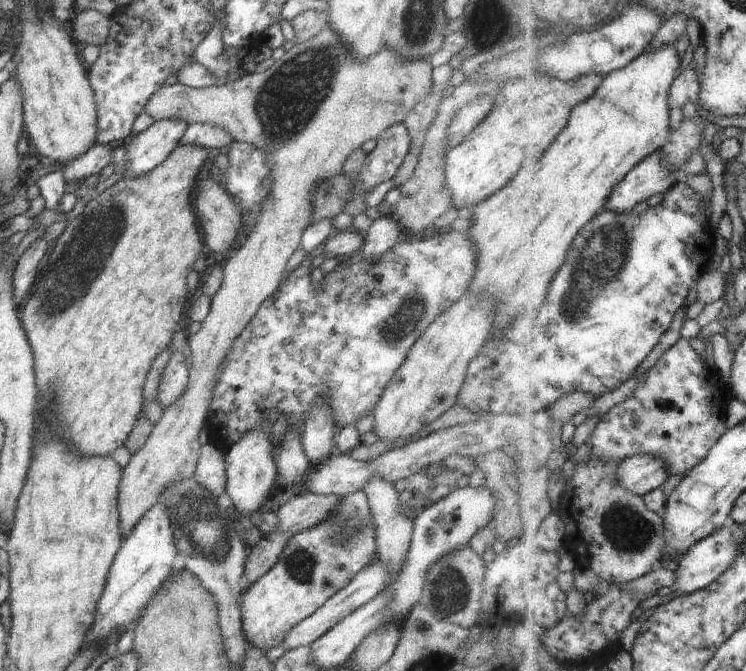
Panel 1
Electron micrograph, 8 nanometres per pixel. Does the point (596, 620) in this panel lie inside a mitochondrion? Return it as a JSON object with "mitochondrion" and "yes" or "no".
{"mitochondrion":"no"}

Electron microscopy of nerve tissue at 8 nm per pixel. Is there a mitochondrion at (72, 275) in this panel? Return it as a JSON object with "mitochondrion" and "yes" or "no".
{"mitochondrion":"yes"}

